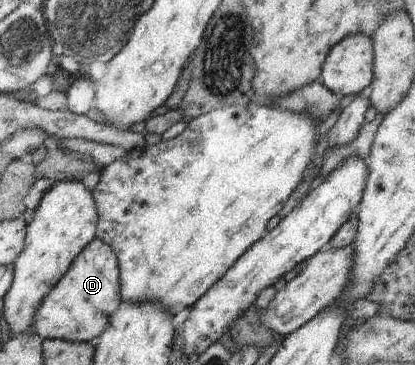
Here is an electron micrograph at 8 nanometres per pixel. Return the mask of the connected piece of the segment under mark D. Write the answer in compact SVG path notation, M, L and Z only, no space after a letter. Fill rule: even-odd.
M95 238L73 260L65 276L41 300L33 314L33 330L43 340L96 342L121 302L117 256L109 244Z

